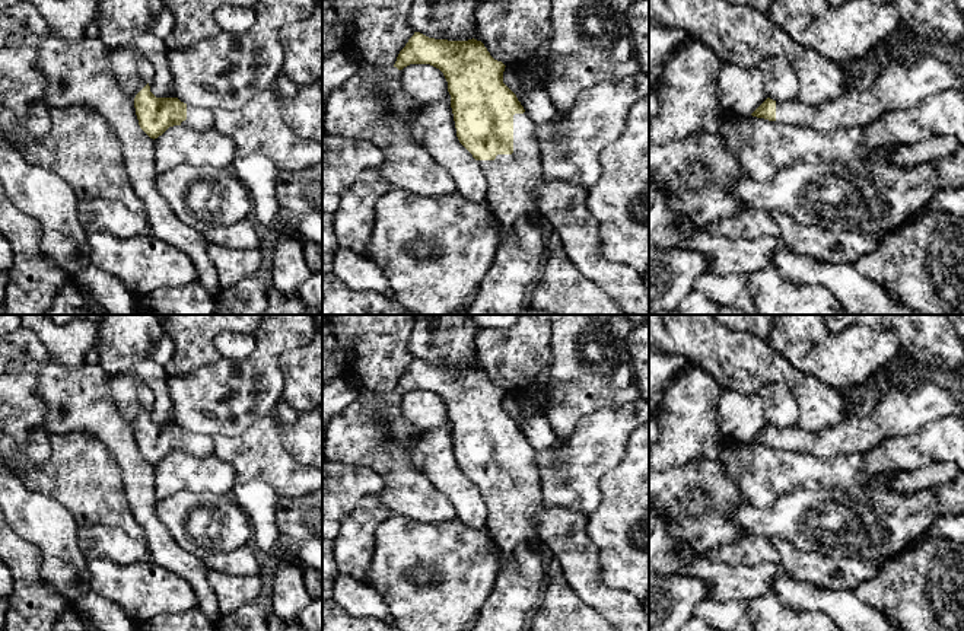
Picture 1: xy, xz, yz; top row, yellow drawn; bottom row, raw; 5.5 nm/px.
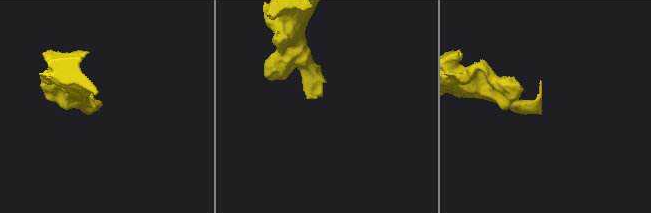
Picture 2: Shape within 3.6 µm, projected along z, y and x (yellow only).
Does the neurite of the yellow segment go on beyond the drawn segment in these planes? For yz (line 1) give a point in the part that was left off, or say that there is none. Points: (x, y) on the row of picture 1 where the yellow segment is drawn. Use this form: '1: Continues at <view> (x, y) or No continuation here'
1: Continues at yz (910, 75)

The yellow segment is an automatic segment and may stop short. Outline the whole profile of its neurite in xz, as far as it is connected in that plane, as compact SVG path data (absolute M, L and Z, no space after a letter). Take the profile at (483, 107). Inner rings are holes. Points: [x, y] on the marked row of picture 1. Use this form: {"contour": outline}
{"contour": "M420 32L400 51L394 67L430 64L439 68L451 95L456 137L480 163L487 179L486 203L499 222L499 239L506 240L521 217L535 219L538 210L534 187L543 179L541 144L535 124L525 112L516 95L503 83L505 64L494 60L477 39L448 41L429 38Z"}

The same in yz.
{"contour": "M895 47L868 90L860 90L852 83L846 63L840 66L847 86L843 96L815 106L799 101L780 103L767 98L751 115L831 133L866 127L887 111L907 109L938 92L964 87L964 54L952 55L932 48Z"}

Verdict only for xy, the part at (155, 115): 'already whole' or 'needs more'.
needs more

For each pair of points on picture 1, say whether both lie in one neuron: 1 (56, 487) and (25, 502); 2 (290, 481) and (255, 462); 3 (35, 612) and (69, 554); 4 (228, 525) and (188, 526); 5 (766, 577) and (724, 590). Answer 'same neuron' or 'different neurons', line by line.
1: different neurons
2: same neuron
3: different neurons
4: same neuron
5: same neuron

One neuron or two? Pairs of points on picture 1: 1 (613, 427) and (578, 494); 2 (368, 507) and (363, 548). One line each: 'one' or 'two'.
1: one
2: one

